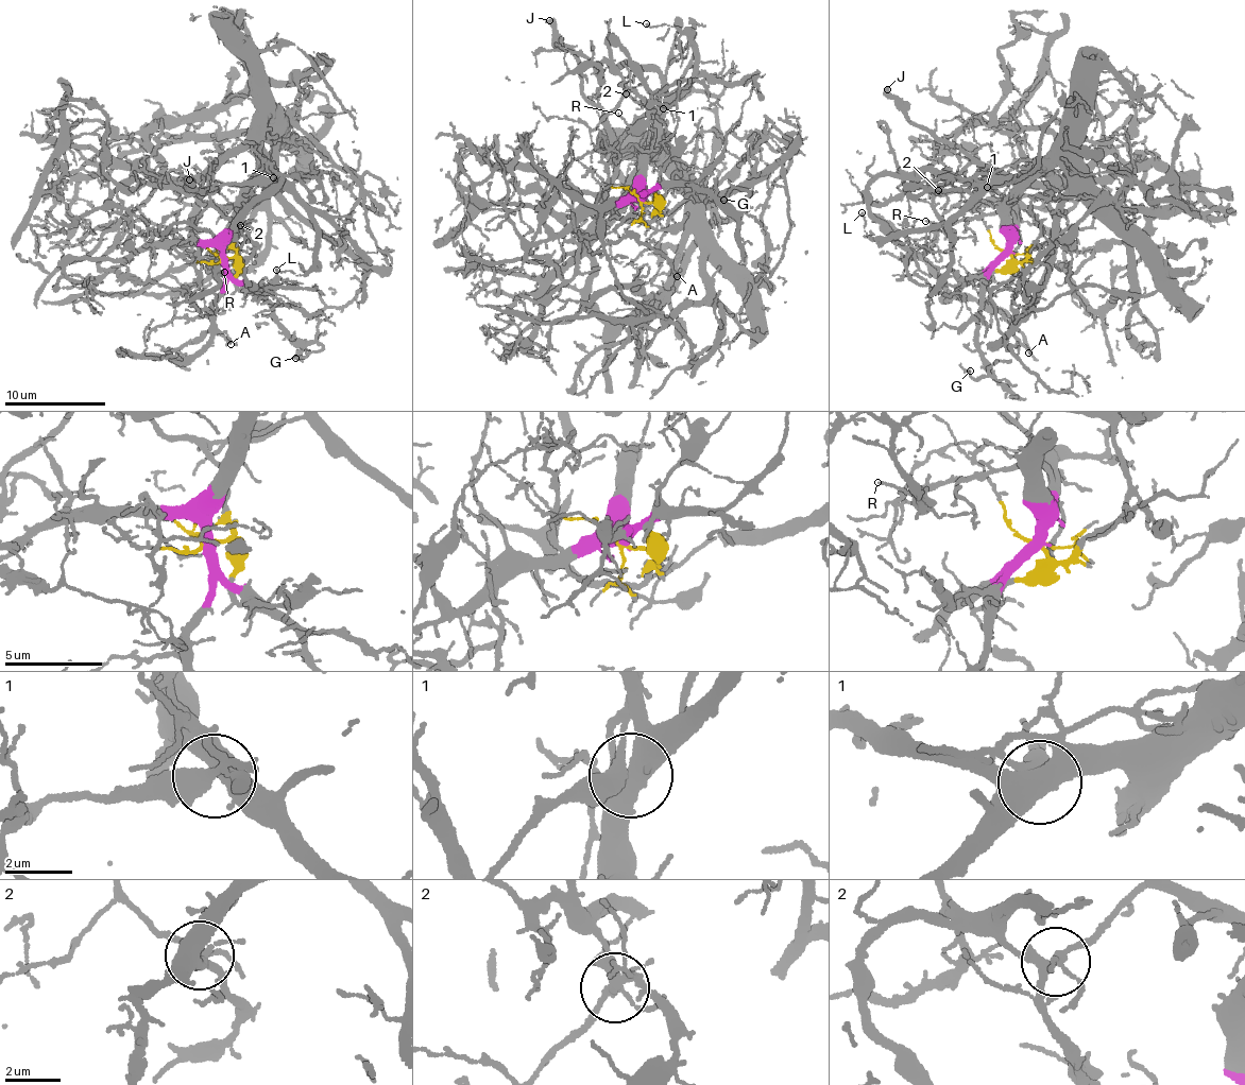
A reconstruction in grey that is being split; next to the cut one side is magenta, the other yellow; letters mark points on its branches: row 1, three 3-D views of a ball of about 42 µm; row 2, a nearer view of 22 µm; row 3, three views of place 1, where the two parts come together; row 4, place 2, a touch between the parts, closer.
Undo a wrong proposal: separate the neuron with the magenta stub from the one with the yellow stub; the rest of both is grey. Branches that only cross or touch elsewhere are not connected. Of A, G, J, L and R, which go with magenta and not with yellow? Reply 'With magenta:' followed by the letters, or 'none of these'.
With magenta: A, G, L

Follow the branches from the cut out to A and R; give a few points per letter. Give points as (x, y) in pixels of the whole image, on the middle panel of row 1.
A: (642, 199), (645, 195), (630, 193), (609, 204), (602, 216), (607, 242), (634, 236), (647, 243), (678, 276)
R: (638, 199), (652, 219), (624, 220), (606, 187), (601, 116), (635, 92), (647, 118), (618, 113)

